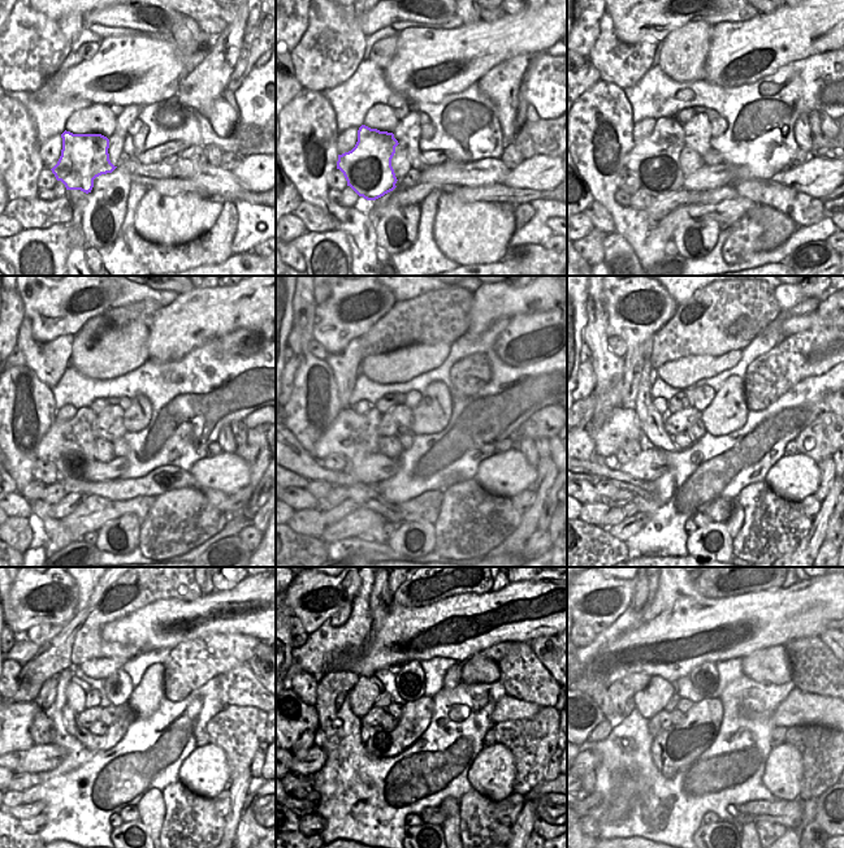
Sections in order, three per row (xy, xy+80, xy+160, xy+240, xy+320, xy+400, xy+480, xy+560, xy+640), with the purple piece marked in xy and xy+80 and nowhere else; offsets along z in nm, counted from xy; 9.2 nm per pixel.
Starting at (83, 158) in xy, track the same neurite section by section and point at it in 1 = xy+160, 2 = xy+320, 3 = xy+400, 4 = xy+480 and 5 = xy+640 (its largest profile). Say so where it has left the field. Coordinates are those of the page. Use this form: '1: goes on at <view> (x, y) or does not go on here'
1: goes on at xy+160 (656, 160)
2: goes on at xy+320 (354, 436)
3: goes on at xy+400 (623, 424)
4: goes on at xy+480 (11, 722)
5: goes on at xy+640 (593, 715)

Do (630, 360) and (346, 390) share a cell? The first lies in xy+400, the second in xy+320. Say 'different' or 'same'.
different

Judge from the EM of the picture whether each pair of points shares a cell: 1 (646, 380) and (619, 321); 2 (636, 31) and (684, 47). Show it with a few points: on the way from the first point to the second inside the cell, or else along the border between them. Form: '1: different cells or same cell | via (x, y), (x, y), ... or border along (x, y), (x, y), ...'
1: different cells | border along (640, 367), (640, 386), (635, 397)
2: different cells | border along (689, 22), (672, 29), (661, 40)

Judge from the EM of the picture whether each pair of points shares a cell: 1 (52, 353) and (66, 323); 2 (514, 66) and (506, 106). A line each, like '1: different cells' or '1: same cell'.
1: different cells
2: same cell

